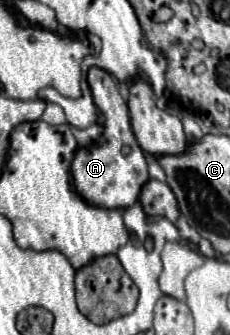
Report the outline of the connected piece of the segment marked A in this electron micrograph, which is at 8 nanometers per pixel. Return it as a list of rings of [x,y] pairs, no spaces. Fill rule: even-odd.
[[[91,68],[87,74],[87,82],[91,86],[93,100],[105,122],[103,122],[101,140],[95,142],[93,146],[79,148],[75,154],[75,162],[71,164],[75,190],[79,190],[79,194],[83,194],[83,198],[87,198],[87,202],[95,206],[107,206],[107,208],[133,206],[139,202],[139,194],[149,180],[149,172],[147,172],[145,154],[131,128],[129,108],[121,98],[115,80],[105,70]]]

